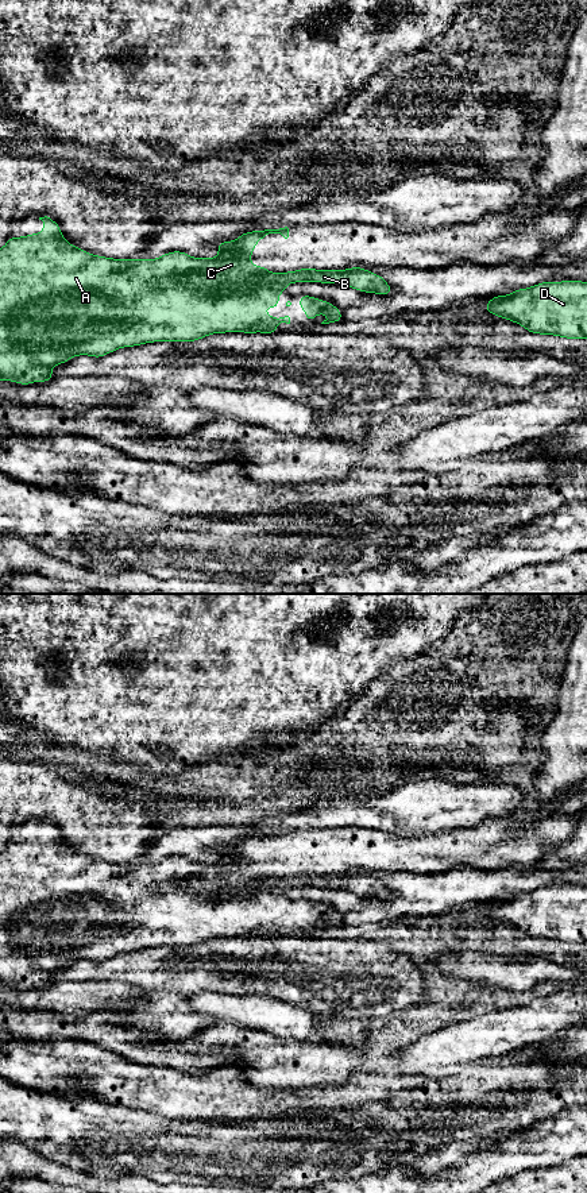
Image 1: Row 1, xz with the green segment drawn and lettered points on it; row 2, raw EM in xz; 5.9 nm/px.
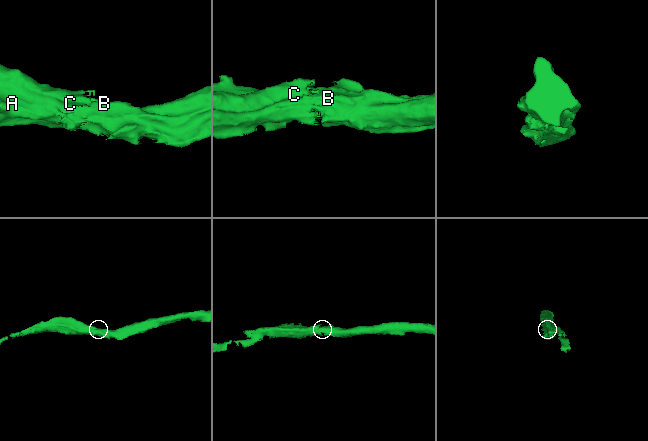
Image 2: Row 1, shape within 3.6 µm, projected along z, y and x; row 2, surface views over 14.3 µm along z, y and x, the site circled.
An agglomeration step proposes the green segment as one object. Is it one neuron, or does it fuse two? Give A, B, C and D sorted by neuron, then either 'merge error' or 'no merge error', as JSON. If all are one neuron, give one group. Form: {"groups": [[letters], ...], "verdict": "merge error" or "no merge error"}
{"groups": [["A", "B", "D"], ["C"]], "verdict": "merge error"}

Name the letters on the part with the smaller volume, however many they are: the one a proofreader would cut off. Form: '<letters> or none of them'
C

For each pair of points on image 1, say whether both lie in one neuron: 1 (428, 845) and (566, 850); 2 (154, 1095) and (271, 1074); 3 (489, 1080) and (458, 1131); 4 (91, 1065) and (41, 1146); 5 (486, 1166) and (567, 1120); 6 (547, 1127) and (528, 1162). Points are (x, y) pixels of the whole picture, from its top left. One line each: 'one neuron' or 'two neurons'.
1: two neurons
2: two neurons
3: one neuron
4: two neurons
5: one neuron
6: one neuron

